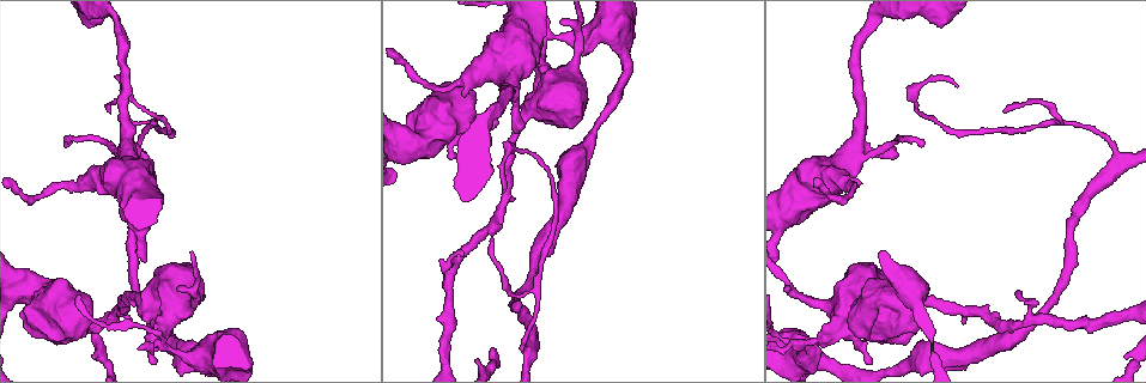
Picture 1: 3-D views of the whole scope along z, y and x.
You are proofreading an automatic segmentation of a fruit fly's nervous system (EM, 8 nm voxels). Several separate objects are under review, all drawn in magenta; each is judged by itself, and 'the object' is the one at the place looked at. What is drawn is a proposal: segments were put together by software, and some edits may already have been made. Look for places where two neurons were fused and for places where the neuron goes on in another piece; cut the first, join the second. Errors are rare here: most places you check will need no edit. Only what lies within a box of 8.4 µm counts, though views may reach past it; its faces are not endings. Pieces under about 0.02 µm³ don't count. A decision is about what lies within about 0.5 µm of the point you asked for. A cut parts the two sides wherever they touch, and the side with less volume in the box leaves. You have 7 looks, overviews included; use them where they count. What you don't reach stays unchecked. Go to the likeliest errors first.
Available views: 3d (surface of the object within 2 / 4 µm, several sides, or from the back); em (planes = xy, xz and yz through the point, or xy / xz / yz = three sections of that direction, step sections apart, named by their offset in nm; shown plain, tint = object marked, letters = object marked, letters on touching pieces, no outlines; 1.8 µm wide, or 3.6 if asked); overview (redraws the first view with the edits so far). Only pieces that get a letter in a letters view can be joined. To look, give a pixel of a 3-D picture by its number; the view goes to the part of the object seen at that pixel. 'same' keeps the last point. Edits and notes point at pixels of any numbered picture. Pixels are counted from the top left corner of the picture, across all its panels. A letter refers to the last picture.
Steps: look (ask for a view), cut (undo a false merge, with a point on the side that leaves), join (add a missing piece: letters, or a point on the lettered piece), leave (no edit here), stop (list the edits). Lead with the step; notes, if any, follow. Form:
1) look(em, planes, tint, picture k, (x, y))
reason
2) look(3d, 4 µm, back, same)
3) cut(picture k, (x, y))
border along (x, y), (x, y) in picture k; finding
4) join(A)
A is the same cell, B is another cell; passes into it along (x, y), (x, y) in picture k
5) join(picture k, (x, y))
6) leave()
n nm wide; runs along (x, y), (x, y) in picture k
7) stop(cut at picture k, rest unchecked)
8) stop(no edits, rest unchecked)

look(3d, 2 µm, back, picture 1, (893, 148))
branch stops here

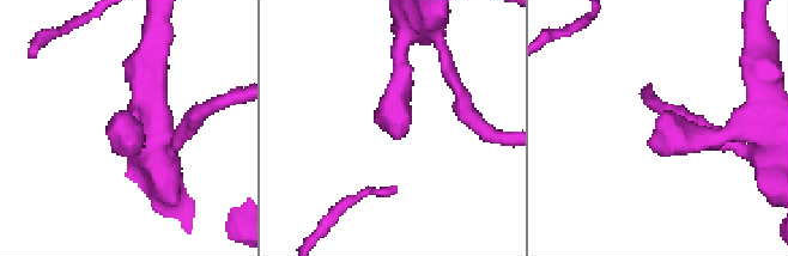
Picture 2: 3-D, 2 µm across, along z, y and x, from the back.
look(em, planes, letters, picture 2, (384, 125))

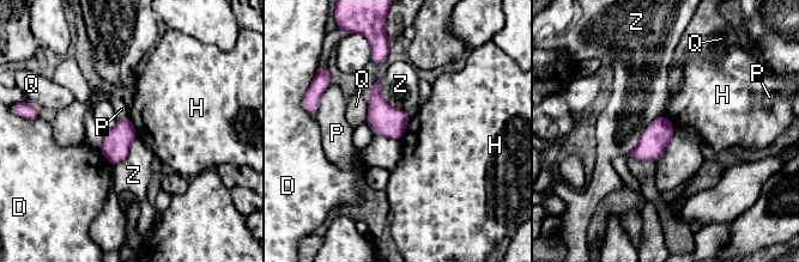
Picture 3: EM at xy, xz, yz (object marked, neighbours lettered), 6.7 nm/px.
leave()
D, H, P, Q and Z are other cells; border along (410, 116), (400, 140) in picture 3; no lettered piece goes on from it

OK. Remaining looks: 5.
look(3d, 2 µm, picture 1, (956, 85))
tapers out

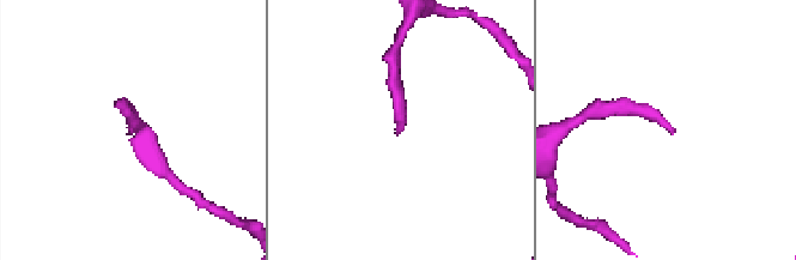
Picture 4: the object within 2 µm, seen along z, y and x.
look(em, planes, letters, picture 4, (668, 132))

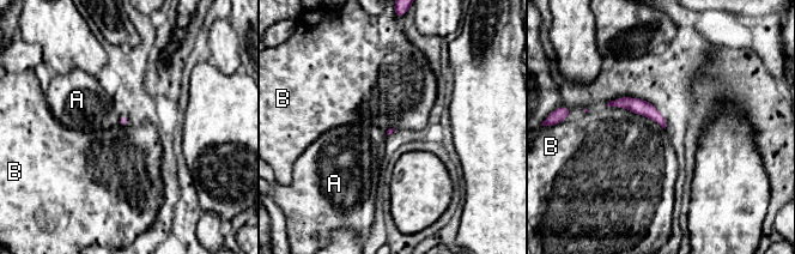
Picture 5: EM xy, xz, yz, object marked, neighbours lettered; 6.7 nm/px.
leave()
A and B are other cells; no lettered piece goes on from it

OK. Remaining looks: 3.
look(em, yz, step 16, tint, picture 1, (925, 143))
an open end

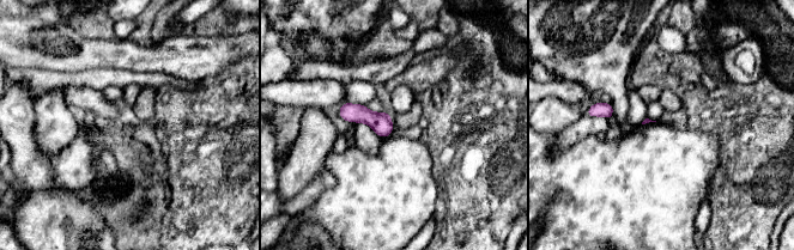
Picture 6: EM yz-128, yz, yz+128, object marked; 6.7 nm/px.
look(em, planes, letters, same)
cut it another way

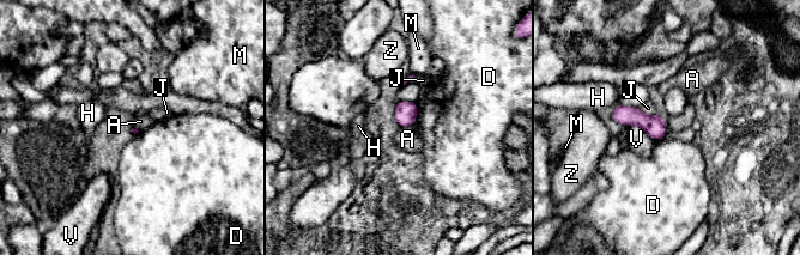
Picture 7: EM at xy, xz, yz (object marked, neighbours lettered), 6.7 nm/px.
leave()
A, D, H, J, M, V and Z are other cells; border along (413, 123), (400, 127) in picture 7; no lettered piece goes on from it

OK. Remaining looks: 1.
stop(no edits, rest unchecked)

